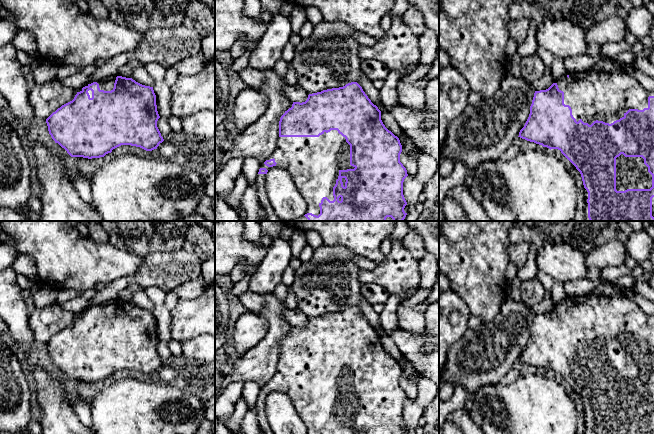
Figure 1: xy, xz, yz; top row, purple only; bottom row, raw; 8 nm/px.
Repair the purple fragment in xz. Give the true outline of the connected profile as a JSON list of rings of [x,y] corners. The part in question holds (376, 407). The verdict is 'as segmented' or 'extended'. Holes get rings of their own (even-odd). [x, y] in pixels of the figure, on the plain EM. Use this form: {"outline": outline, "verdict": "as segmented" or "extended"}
{"outline": [[[357,306],[309,318],[305,326],[293,326],[280,342],[276,371],[261,388],[255,405],[261,432],[273,434],[265,413],[265,402],[270,392],[282,392],[290,397],[306,426],[306,434],[404,434],[407,426],[403,406],[408,398],[400,386],[401,376],[399,362],[385,351],[381,335]]], "verdict": "extended"}

